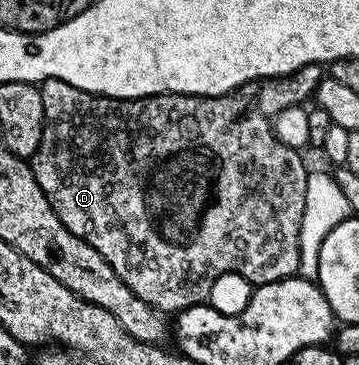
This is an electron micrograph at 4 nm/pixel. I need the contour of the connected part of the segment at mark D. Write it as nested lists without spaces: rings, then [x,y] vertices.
[[[314,62],[297,68],[292,74],[282,74],[279,78],[260,78],[257,82],[247,82],[227,94],[205,96],[166,93],[149,94],[145,98],[106,98],[103,94],[90,94],[81,88],[73,88],[65,80],[46,78],[39,86],[41,104],[45,104],[45,128],[37,152],[29,159],[31,171],[67,231],[85,240],[85,244],[97,248],[113,272],[117,272],[119,279],[138,298],[145,300],[145,304],[157,311],[178,312],[206,303],[211,297],[217,276],[222,274],[239,274],[255,286],[279,282],[299,274],[299,233],[303,230],[303,213],[309,210],[309,200],[305,196],[309,167],[303,163],[304,155],[300,151],[281,144],[275,134],[273,120],[285,108],[303,106],[306,98],[308,101],[314,95],[324,76],[324,67]]]

